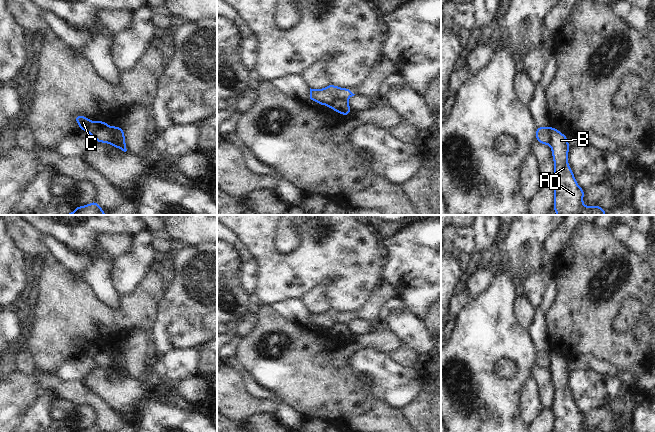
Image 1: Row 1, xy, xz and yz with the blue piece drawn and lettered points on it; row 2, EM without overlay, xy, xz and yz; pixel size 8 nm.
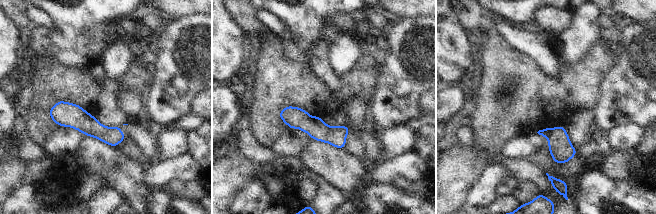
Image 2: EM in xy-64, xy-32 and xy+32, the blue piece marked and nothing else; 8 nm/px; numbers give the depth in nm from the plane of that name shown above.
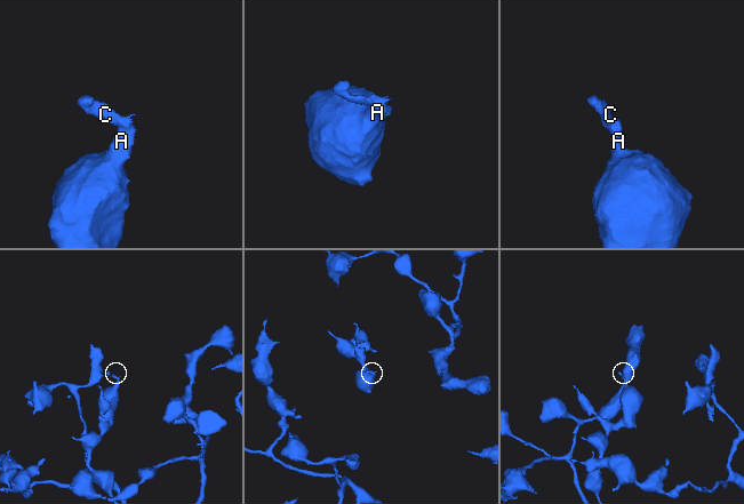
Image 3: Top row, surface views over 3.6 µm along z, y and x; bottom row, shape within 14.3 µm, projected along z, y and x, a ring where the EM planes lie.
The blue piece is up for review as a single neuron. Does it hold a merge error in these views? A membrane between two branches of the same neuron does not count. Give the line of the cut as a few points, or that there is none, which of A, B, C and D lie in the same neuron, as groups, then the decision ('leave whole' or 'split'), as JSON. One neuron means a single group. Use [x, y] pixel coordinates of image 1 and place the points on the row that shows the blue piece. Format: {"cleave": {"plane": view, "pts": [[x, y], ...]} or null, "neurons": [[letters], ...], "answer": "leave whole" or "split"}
{"cleave": {"plane": "xz", "pts": [[346, 99], [335, 99], [329, 106]]}, "neurons": [["A", "B", "D"], ["C"]], "answer": "split"}

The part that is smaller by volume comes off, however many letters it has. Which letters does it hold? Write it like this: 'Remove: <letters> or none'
Remove: C

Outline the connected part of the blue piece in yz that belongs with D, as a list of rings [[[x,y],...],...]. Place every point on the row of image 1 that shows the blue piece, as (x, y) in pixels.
[[[549,127],[550,148],[554,162],[553,210],[557,215],[606,215],[598,205],[585,206],[583,198],[585,190],[576,182],[574,173],[568,164],[570,145],[568,137],[554,127]]]

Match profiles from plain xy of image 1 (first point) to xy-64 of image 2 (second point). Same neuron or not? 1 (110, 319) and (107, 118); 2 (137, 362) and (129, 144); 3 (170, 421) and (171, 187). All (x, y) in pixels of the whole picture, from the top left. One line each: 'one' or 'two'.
1: two
2: one
3: two

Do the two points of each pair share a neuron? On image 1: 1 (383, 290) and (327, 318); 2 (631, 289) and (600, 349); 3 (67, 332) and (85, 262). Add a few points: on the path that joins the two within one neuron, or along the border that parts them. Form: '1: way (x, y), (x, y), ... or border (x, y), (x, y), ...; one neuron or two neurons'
1: way (371, 304), (360, 314), (341, 317); one neuron
2: way (615, 300), (600, 315), (600, 333); one neuron
3: border (81, 277), (89, 285), (95, 296); two neurons

